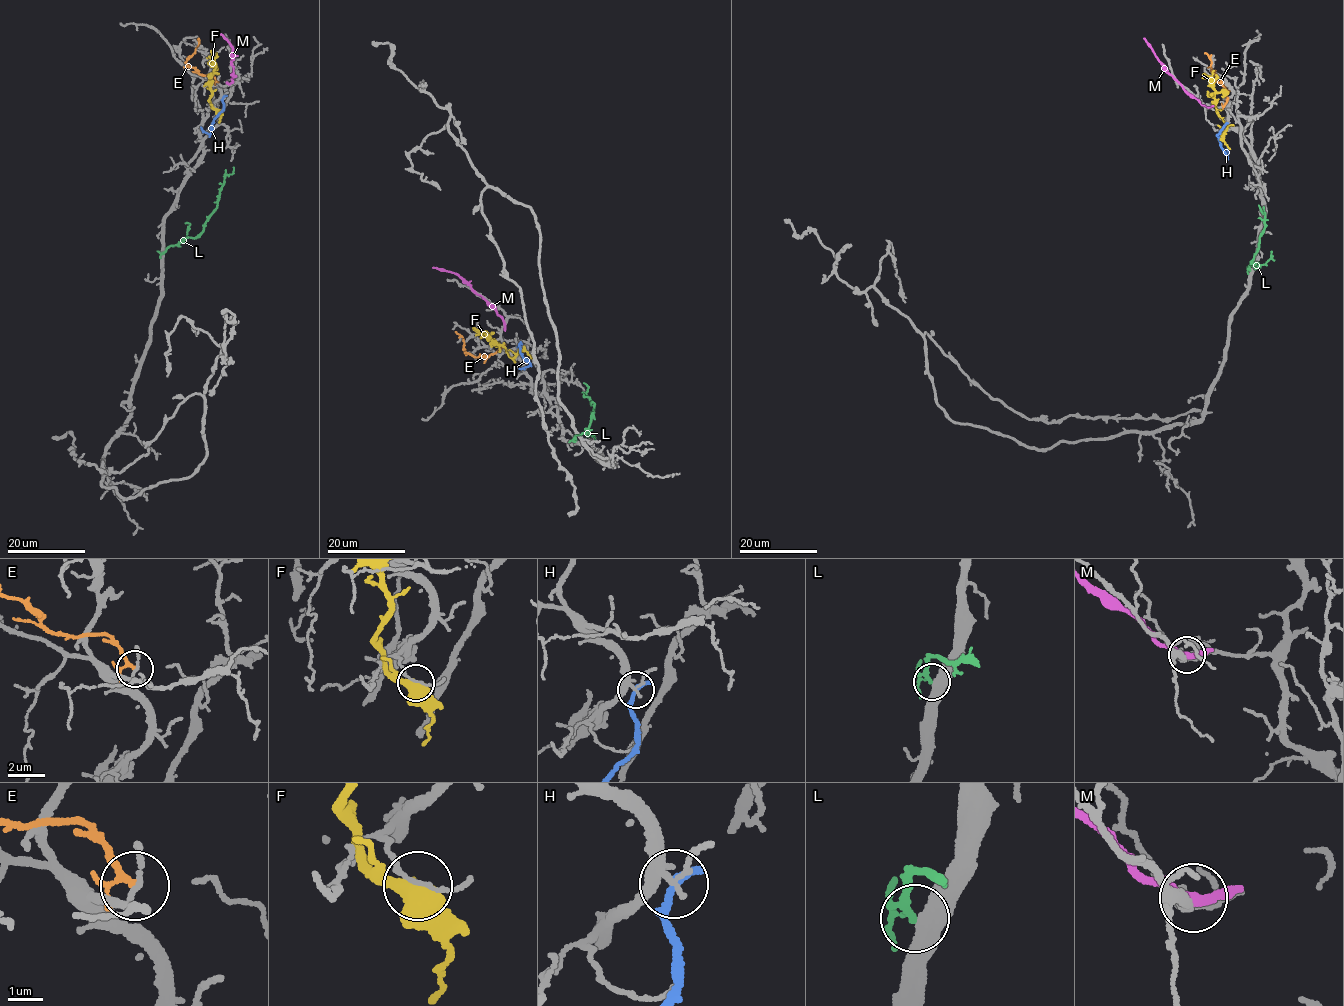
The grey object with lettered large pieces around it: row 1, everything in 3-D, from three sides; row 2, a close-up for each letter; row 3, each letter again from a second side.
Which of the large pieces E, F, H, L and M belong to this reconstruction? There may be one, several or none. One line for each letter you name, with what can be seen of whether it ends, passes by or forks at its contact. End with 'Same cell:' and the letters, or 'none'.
L: it passes by
Same cell: L

